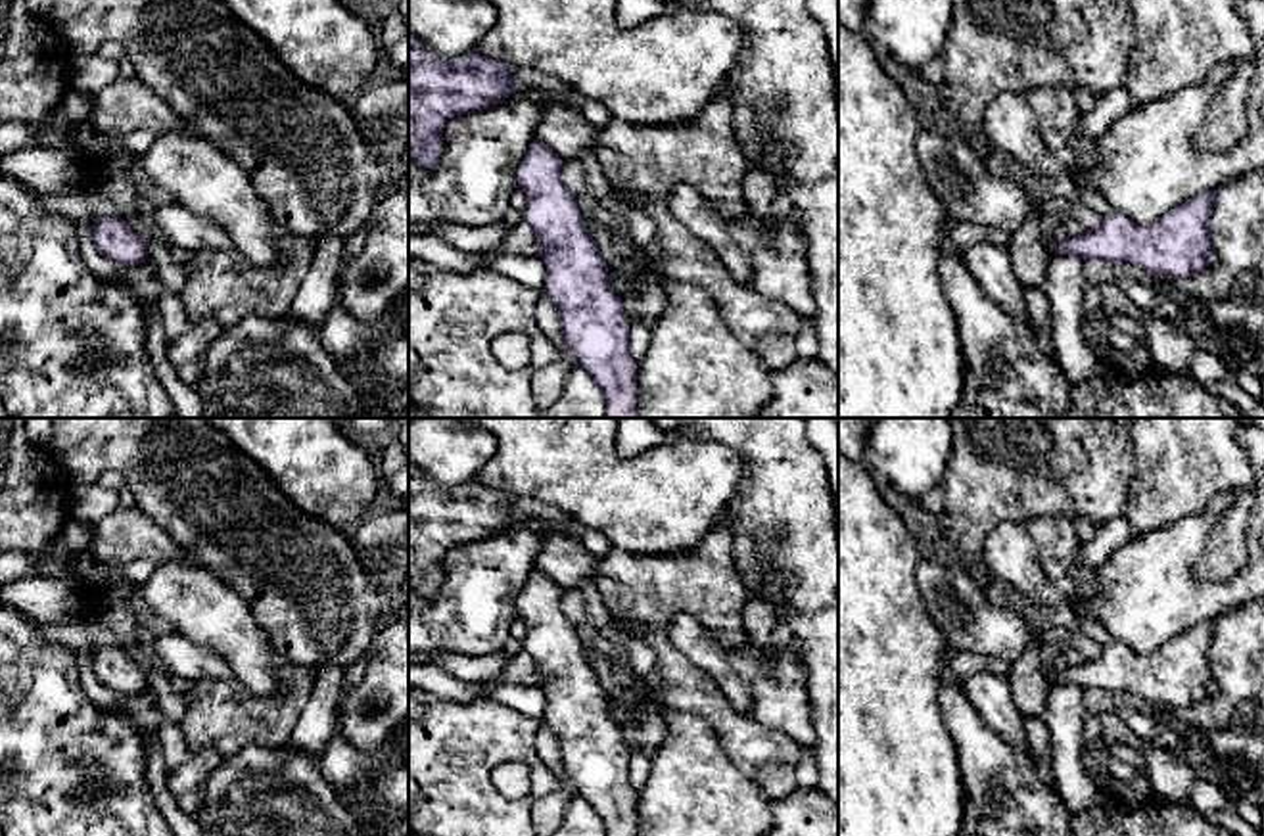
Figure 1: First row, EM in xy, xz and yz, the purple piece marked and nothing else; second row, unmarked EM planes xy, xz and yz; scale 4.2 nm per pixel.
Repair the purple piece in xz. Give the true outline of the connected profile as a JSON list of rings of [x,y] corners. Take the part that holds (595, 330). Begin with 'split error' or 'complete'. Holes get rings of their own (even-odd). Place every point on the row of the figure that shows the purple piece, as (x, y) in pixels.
complete; [[[535,138],[518,167],[518,188],[527,194],[522,221],[533,230],[535,253],[547,265],[543,293],[556,305],[564,349],[597,382],[604,395],[606,418],[637,416],[637,362],[629,351],[629,318],[621,299],[608,284],[604,263],[593,232],[583,226],[583,217],[573,196],[560,180],[562,159]]]

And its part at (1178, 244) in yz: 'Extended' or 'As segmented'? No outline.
As segmented

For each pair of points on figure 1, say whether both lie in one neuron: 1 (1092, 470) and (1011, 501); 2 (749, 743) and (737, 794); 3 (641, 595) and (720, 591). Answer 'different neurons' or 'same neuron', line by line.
1: same neuron
2: different neurons
3: same neuron

